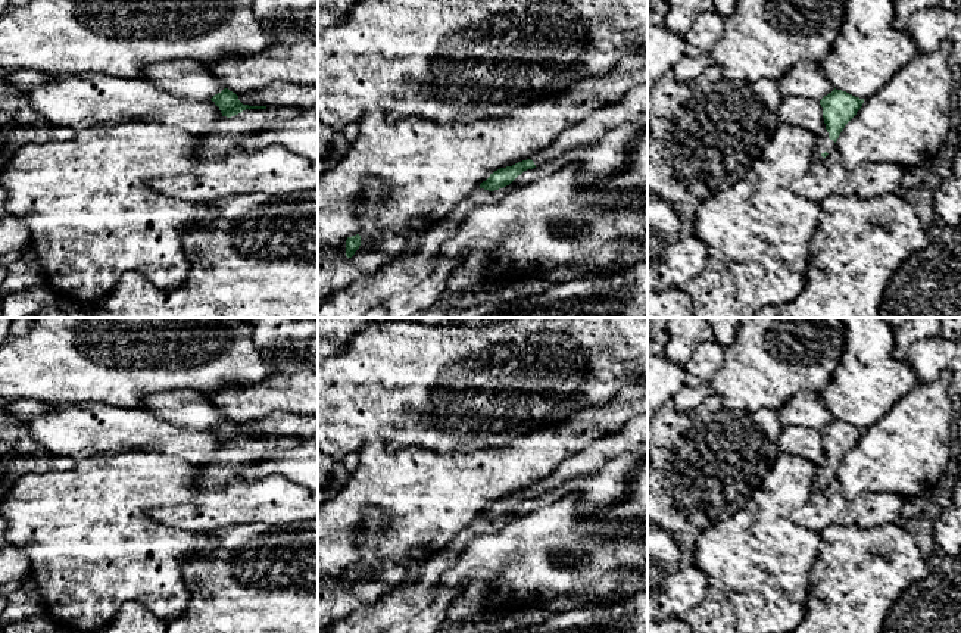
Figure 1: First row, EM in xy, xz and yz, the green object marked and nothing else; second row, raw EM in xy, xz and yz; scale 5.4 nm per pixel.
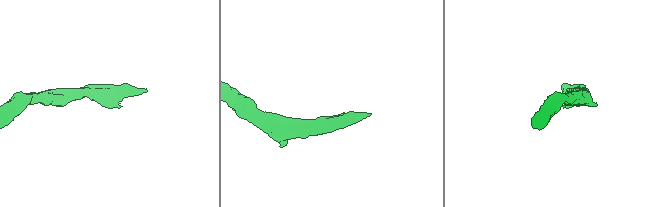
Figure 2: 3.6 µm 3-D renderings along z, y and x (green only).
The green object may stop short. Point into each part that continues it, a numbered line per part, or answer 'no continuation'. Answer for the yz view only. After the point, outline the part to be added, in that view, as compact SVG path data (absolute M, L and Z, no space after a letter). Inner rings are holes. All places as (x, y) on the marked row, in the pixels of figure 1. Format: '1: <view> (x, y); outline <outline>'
1: yz (823, 145); outline M818 135L817 137L817 144L815 144L815 150L814 150L814 156L815 159L823 159L823 153L824 152L831 152L834 149L836 143L833 140L830 140L826 135Z

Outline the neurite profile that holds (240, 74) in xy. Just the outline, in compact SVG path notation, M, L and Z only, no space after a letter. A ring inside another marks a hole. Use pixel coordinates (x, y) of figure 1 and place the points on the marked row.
M253 0L253 15L260 19L275 34L275 41L266 47L265 52L247 56L221 57L208 63L210 71L224 82L224 87L235 94L256 91L265 88L271 82L288 82L296 85L318 85L318 0Z

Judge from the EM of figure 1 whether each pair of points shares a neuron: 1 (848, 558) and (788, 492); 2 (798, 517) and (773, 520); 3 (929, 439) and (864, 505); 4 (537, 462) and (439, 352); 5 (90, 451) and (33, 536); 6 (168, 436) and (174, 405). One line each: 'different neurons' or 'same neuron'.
1: different neurons
2: different neurons
3: different neurons
4: different neurons
5: different neurons
6: different neurons

